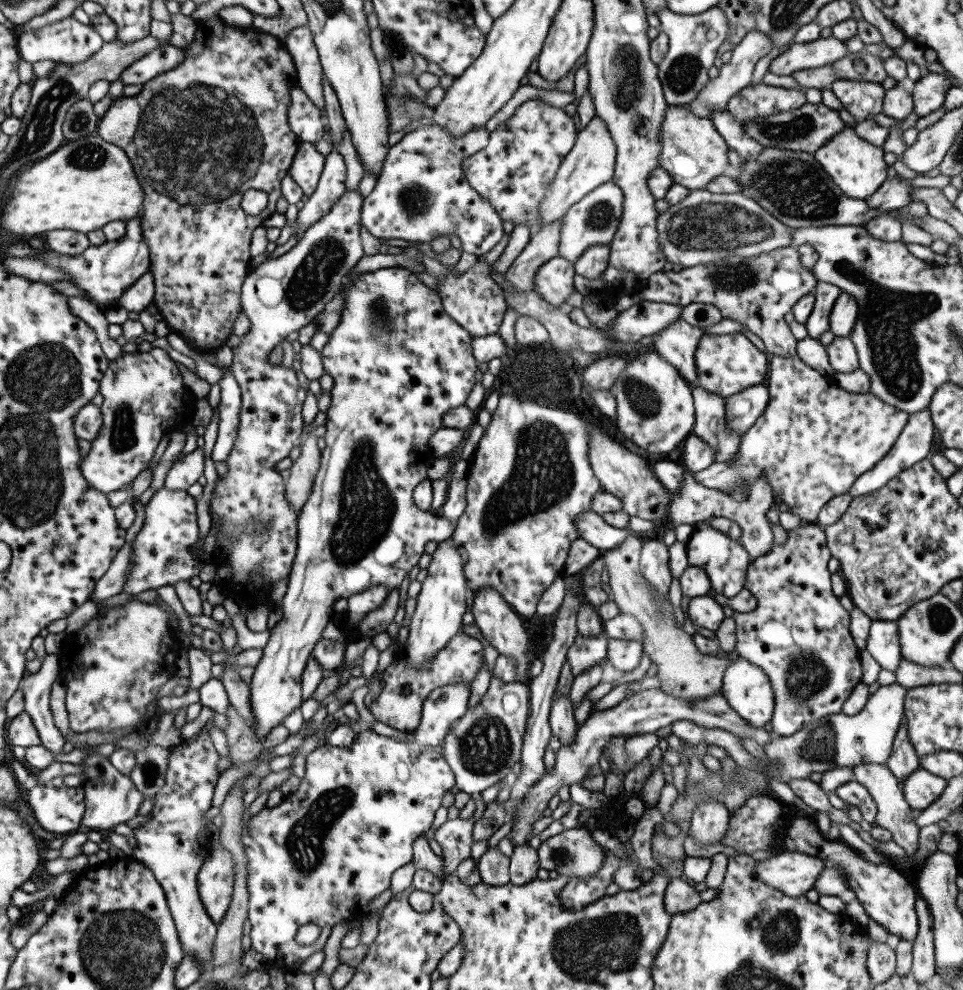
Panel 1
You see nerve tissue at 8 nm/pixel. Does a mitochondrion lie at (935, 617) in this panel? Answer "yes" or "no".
yes

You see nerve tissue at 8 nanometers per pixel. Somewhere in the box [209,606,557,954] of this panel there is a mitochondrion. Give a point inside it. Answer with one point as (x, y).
(306, 844)

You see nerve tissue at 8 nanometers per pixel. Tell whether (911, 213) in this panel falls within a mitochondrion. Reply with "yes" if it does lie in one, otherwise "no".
no

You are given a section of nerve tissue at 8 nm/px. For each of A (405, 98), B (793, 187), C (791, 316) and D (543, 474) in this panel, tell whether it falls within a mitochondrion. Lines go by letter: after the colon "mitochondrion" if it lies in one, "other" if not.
A: mitochondrion
B: mitochondrion
C: other
D: mitochondrion

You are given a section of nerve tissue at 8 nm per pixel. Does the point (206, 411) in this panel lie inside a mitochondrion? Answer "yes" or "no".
no

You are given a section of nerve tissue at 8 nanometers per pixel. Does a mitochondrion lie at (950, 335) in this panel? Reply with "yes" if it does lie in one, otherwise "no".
yes

